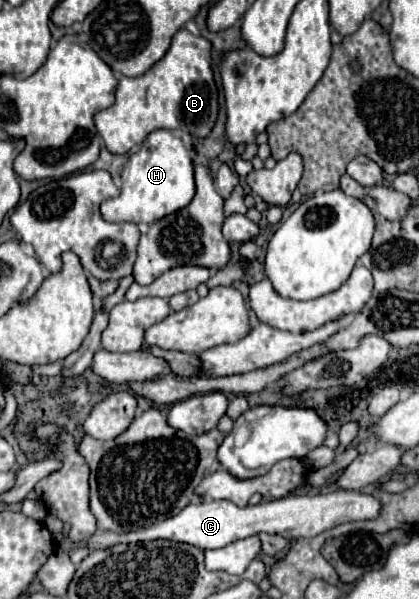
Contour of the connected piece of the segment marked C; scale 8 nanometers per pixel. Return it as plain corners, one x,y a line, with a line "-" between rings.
329,491
323,495
289,495
281,499
271,499
267,503
237,507
231,501
201,501
199,505
187,505
179,515
165,519
163,523
153,523
143,531
129,531
129,533
113,533
113,531
95,531
89,539
81,541
81,547
87,549
107,549
117,543
137,543
137,541
155,541
167,539
177,543
187,543
199,549
219,549
229,545
231,541
245,539
257,533
273,533
281,535
287,541
301,539
301,537
315,537
335,525
361,521
361,519
375,519
379,515
379,501
373,495
359,493
359,491

